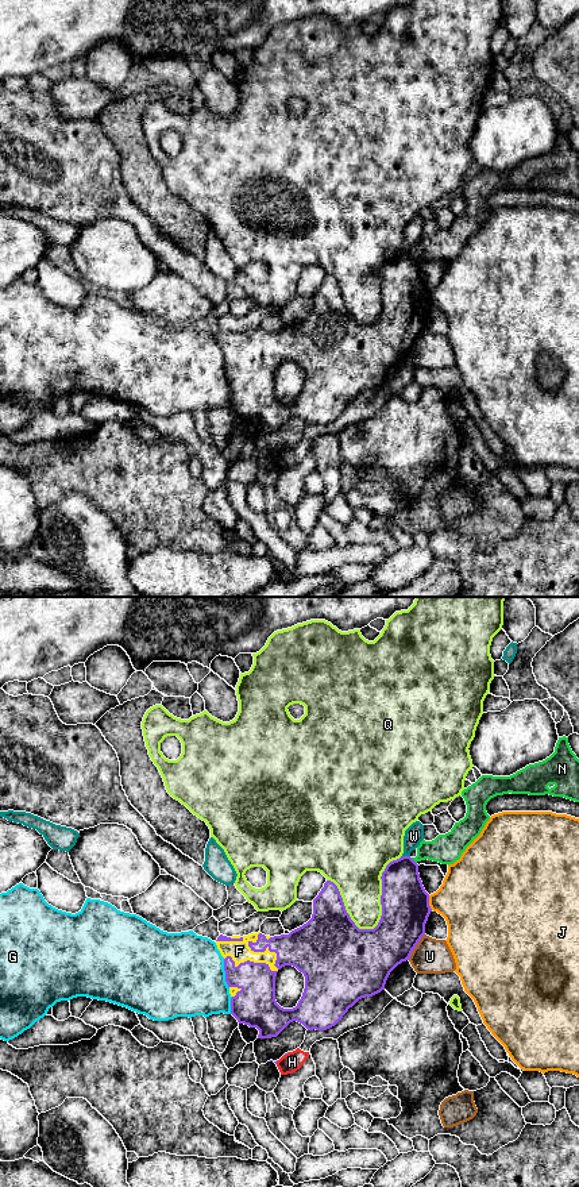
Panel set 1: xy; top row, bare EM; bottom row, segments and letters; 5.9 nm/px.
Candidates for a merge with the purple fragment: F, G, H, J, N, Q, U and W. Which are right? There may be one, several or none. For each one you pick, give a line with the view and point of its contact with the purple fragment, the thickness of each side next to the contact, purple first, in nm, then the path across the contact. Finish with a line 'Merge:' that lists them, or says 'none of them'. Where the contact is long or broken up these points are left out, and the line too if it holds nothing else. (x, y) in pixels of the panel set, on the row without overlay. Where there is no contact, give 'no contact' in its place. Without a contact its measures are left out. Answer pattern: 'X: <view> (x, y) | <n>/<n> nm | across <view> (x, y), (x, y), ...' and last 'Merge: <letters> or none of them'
F: xy (249, 355) | 220/120 nm
Merge: F

